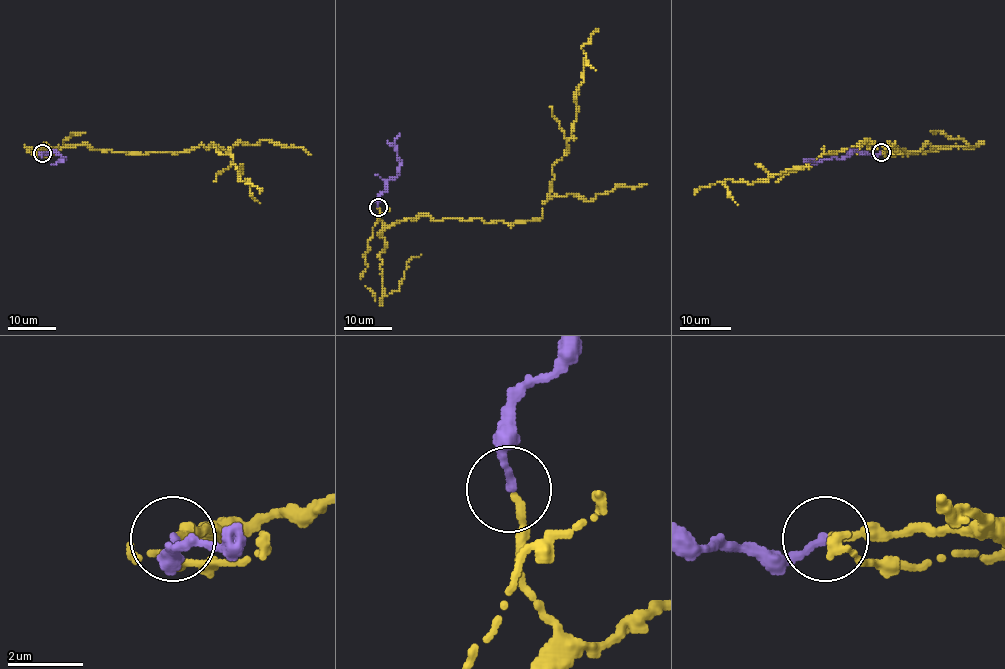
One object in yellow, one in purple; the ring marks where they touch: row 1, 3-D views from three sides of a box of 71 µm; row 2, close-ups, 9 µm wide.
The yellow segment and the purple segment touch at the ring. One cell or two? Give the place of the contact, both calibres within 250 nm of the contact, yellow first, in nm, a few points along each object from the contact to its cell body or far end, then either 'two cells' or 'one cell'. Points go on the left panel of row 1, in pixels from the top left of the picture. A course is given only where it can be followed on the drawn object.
at (42, 153); 240 nm thick on the yellow side, 220 nm on the other; yellow runs (42, 153), (90, 145), (145, 155), (213, 143), (217, 153), (232, 155), (238, 181), (249, 179), (259, 193); purple runs (42, 153), (41, 155), (55, 151), (64, 157), (59, 161), (64, 160); one cell

